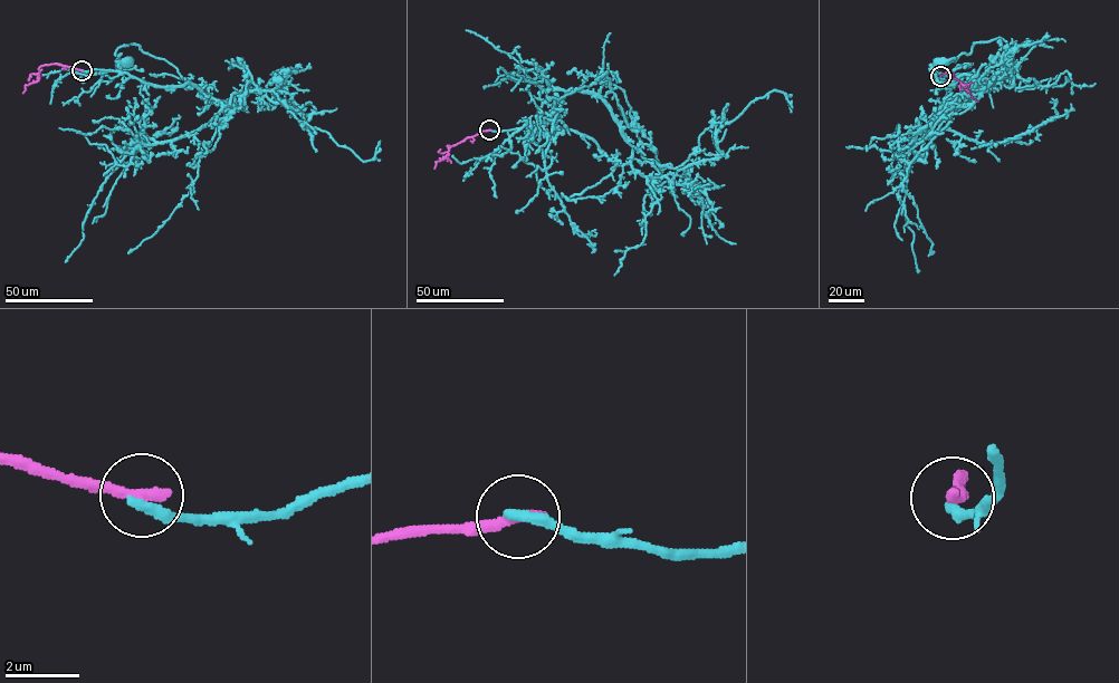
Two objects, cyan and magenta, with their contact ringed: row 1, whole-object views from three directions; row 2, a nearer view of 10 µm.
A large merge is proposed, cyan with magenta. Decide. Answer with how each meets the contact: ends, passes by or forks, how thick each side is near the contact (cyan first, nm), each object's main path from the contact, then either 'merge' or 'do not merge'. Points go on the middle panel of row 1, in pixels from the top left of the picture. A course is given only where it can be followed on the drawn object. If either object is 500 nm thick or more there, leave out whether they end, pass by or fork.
cyan ends there; magenta ends there; 340 nm thick on the cyan side, 380 nm on the other; cyan runs (489, 130), (548, 122), (589, 136), (617, 166), (581, 193), (551, 195), (524, 160), (535, 131); magenta runs (489, 130), (447, 145), (449, 154), (436, 162), (433, 169); do not merge

